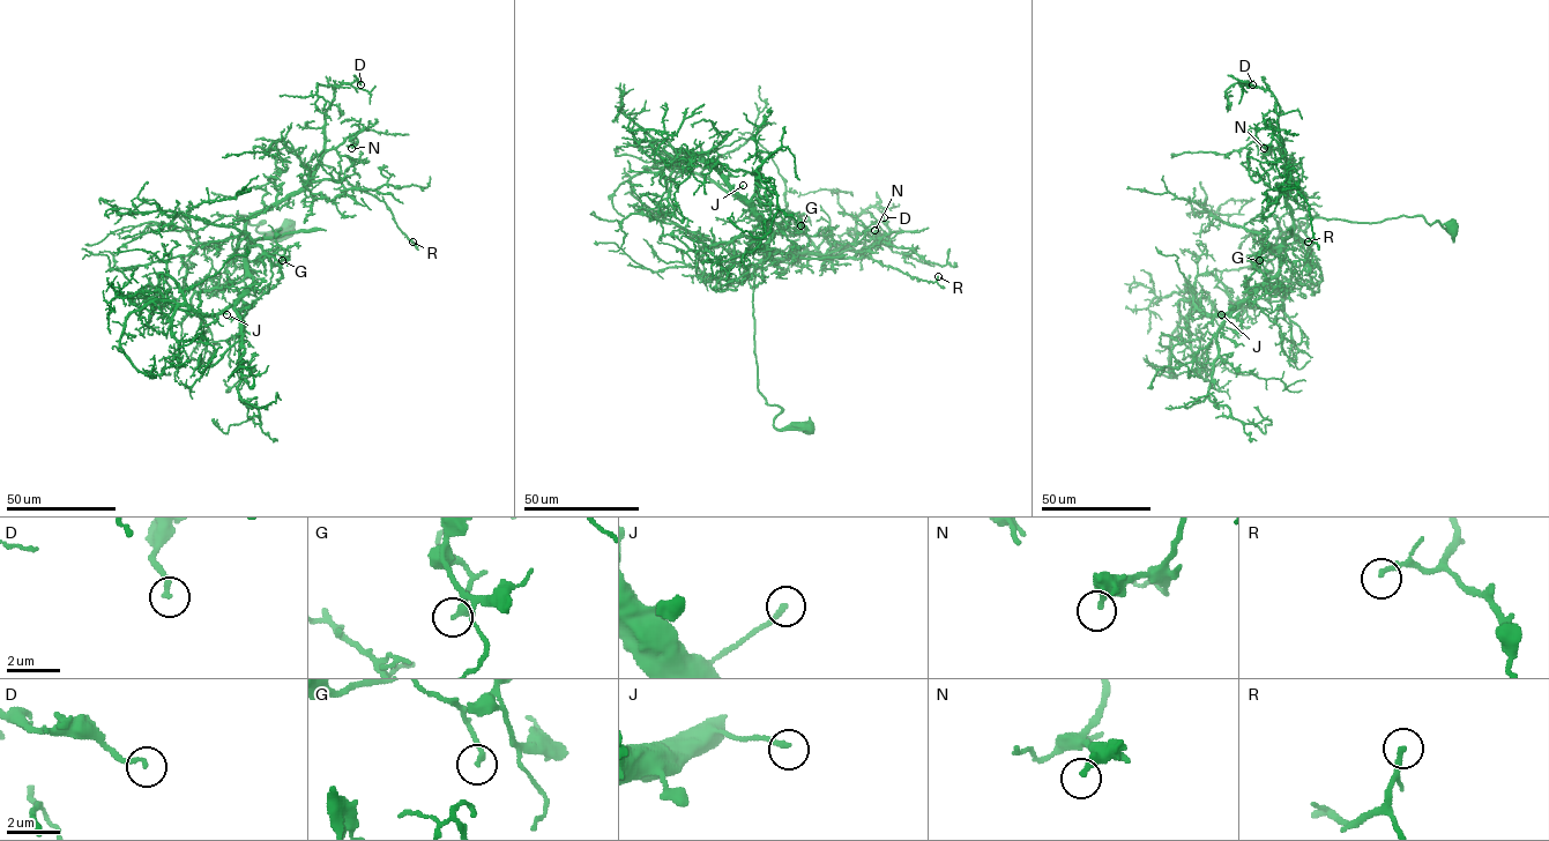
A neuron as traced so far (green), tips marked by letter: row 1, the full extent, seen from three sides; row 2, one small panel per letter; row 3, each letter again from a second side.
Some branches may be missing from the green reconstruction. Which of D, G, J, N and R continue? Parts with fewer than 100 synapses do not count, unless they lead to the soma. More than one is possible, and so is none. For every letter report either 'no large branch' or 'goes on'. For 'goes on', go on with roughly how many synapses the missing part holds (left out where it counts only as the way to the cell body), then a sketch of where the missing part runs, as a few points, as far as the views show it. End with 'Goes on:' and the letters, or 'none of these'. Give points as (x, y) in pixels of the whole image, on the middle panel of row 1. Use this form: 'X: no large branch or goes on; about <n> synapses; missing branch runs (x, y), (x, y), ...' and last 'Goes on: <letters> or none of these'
D: no large branch
G: no large branch
J: no large branch
N: no large branch
R: goes on; about 350 synapses
Goes on: R

